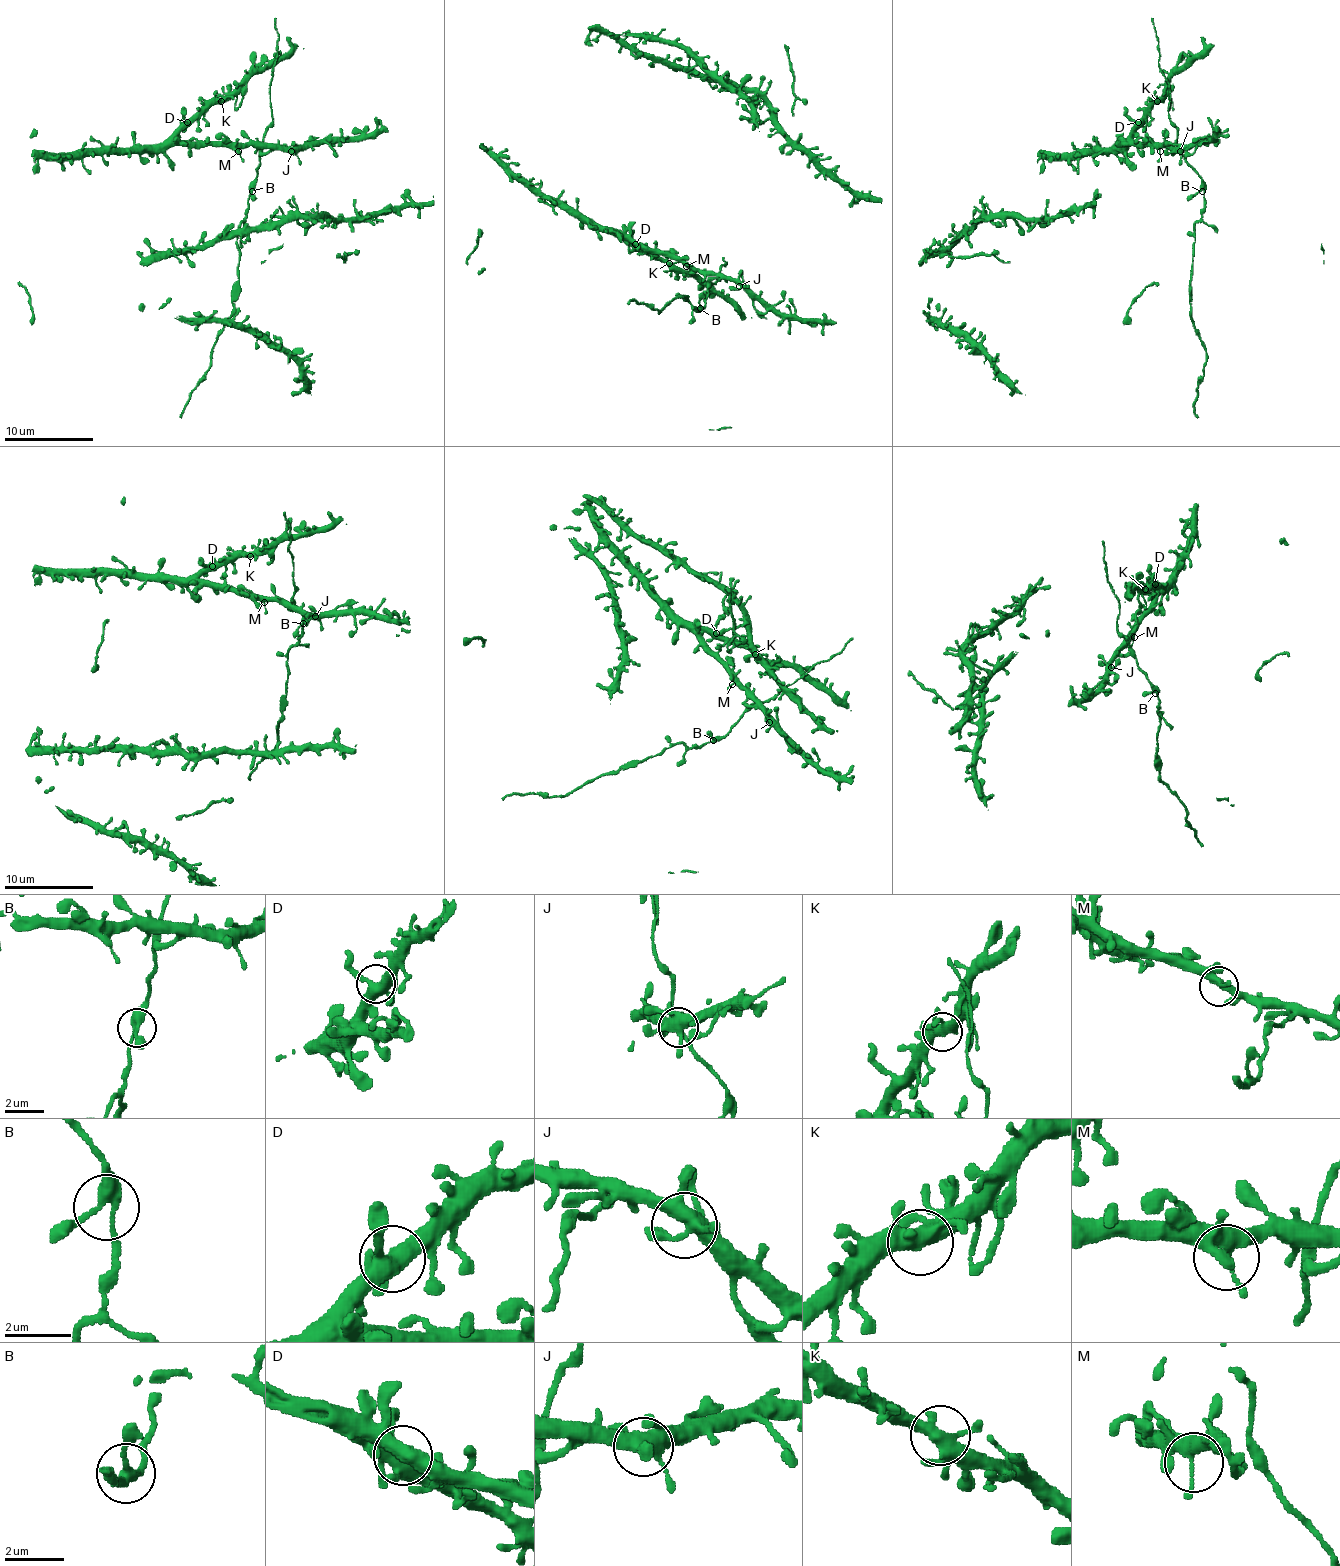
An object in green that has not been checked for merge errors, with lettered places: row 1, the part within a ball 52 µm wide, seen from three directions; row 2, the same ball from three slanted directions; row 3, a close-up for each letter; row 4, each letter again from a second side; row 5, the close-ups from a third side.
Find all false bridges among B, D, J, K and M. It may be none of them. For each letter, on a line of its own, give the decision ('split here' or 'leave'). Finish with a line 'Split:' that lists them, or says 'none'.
B: leave
D: leave
J: leave
K: leave
M: leave
Split: none

